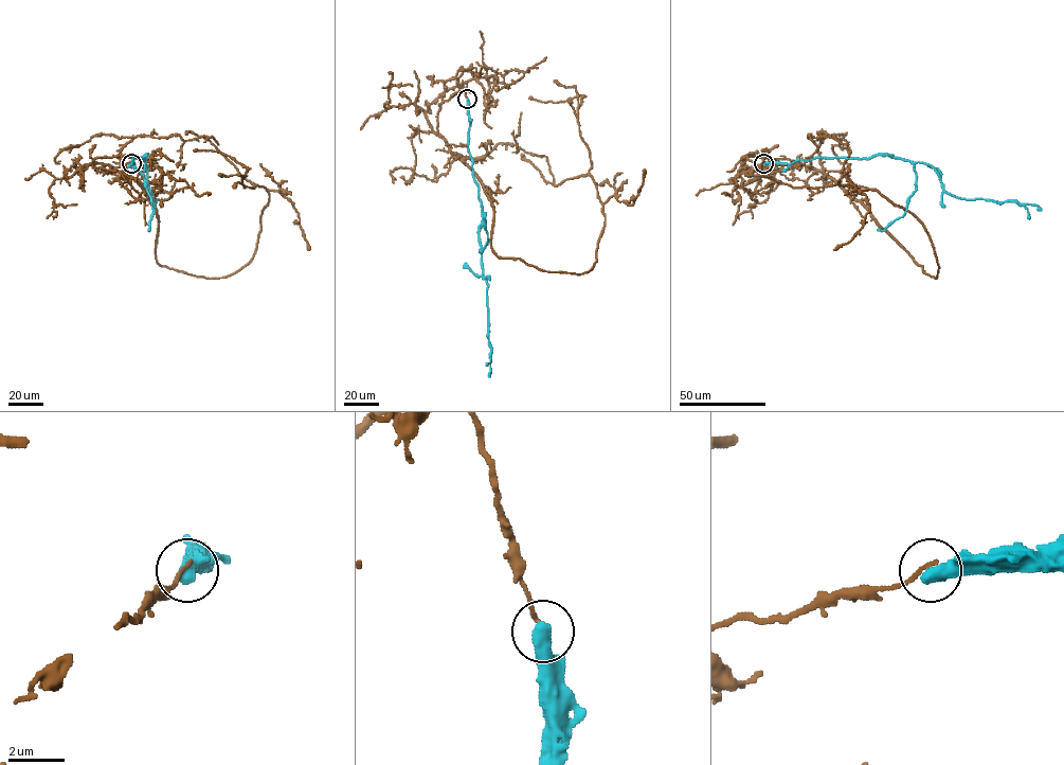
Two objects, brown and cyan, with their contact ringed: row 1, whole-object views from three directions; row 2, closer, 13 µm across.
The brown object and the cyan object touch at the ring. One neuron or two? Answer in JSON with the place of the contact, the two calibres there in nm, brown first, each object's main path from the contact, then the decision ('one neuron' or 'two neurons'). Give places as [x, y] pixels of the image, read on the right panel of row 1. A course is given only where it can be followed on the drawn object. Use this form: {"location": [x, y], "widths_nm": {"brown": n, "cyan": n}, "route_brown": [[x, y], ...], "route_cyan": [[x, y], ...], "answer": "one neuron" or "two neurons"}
{"location": [763, 163], "widths_nm": {"brown": 150, "cyan": 600}, "route_brown": [[763, 163], [743, 172], [823, 171], [936, 278], [915, 216], [865, 187], [782, 183], [761, 168], [762, 149]], "route_cyan": [[763, 163], [890, 155], [932, 165], [942, 189], [956, 196], [1037, 205], [1041, 211]], "answer": "two neurons"}

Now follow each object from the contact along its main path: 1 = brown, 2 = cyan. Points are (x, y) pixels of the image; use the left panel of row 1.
1: (131, 163), (102, 171), (152, 202), (157, 262), (226, 278), (251, 260), (269, 193), (194, 149)
2: (131, 163), (133, 157), (145, 159), (146, 154), (143, 159), (147, 187), (152, 201), (155, 201), (152, 211)

